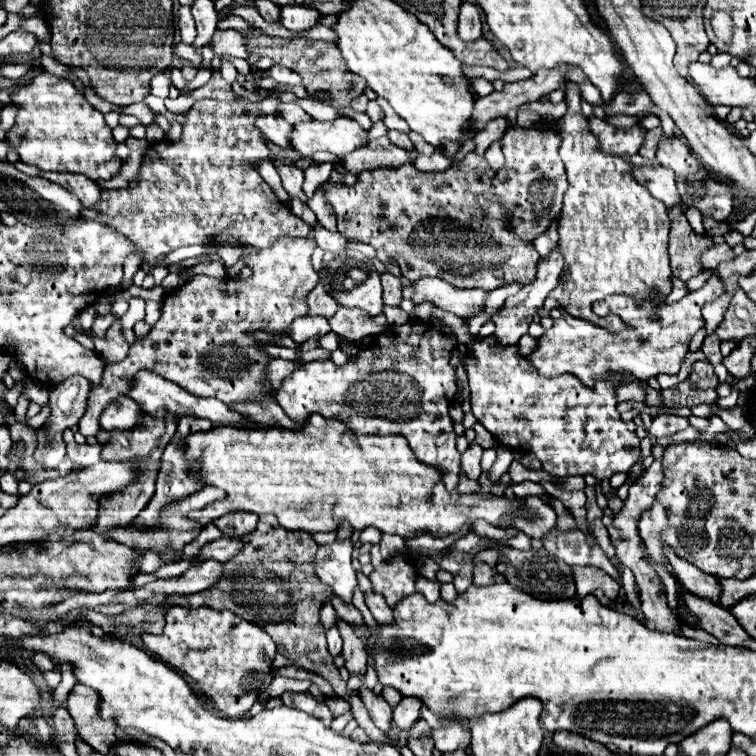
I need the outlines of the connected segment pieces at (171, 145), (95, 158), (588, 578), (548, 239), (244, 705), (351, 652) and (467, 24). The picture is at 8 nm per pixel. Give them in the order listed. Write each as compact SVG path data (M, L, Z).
M269 90L268 97L262 102L248 102L244 98L231 103L213 99L196 102L186 114L180 140L162 140L152 144L142 158L136 180L120 190L104 190L96 206L84 208L82 218L110 224L112 228L122 232L126 238L136 242L136 246L140 246L148 264L156 264L172 250L190 244L238 244L268 248L278 236L306 236L311 227L290 212L284 204L280 204L270 186L254 168L254 160L270 158L270 148L264 144L260 130L254 126L254 120L256 116L278 114L280 94L277 90Z
M42 72L32 84L22 86L12 94L12 104L18 108L16 124L8 130L6 140L18 152L20 162L38 166L40 170L58 170L84 174L90 180L112 178L120 172L122 162L116 158L116 142L98 112L70 82Z
M574 568L574 580L576 580L578 598L594 592L596 588L602 588L610 600L614 600L618 596L620 586L598 568Z
M552 222L552 226L544 234L540 234L532 244L542 258L548 258L550 252L558 248L558 222Z
M172 606L166 614L166 626L160 636L142 632L144 648L158 658L170 660L170 666L200 684L200 696L212 702L212 708L228 718L242 718L254 704L256 696L272 676L272 660L276 654L274 640L260 626L236 618L230 610L182 608Z
M338 620L338 630L342 634L344 640L344 648L342 648L342 658L344 658L344 668L350 674L366 674L366 666L368 666L368 656L364 652L364 646L360 642L360 638L354 634L354 630Z
M464 1L460 7L460 24L458 36L465 42L470 42L482 36L482 20L480 10L472 2Z

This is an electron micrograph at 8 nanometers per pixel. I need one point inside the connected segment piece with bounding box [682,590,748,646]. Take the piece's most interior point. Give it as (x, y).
(711, 618)

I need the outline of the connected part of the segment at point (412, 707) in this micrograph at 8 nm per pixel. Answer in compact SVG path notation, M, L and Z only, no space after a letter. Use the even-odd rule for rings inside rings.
M402 698L394 708L394 724L398 728L412 728L416 720L420 720L422 702L418 698Z

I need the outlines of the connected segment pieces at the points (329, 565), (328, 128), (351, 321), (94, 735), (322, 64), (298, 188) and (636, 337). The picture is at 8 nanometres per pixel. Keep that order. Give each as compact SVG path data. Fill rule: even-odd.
M336 540L332 544L318 546L314 554L316 576L326 582L336 596L344 602L352 602L352 592L358 584L356 572L352 566L352 540Z
M340 116L332 122L308 120L292 126L288 142L292 142L292 148L296 148L302 158L312 158L312 154L320 150L350 154L368 142L368 132L364 132L360 124L348 116Z
M344 306L338 308L338 312L329 319L329 323L332 326L332 332L348 342L360 342L369 336L377 337L390 327L383 313L368 316L360 310L344 308Z
M76 684L68 696L68 712L74 718L80 738L86 740L96 752L108 754L112 746L120 742L116 738L118 726L116 722L108 722L100 718L98 700L100 694L96 694L92 688L84 684Z
M250 24L250 32L242 32L242 38L248 42L248 54L268 56L268 58L272 58L274 64L284 64L290 70L298 72L302 76L302 84L308 90L308 96L312 100L316 100L318 92L328 92L332 96L330 102L338 108L344 108L344 106L350 106L350 102L366 90L366 82L360 76L348 76L348 70L344 70L344 58L340 58L340 50L336 50L334 42L308 40L308 38L300 38L300 36L294 36L294 38L270 36L252 24Z
M272 158L272 164L274 164L276 172L280 174L282 184L288 190L288 194L290 196L300 196L306 202L306 196L302 192L302 182L304 182L302 170L296 164L292 164L292 162L284 160L284 158Z
M712 276L704 288L690 292L676 304L642 304L636 306L630 296L608 296L604 302L594 306L596 314L618 314L628 326L630 332L610 334L604 328L594 326L588 320L562 316L554 322L550 330L546 330L540 340L536 340L536 348L528 354L528 360L538 368L538 372L546 378L560 376L560 374L574 374L584 382L584 386L592 386L596 380L606 380L618 386L620 378L616 374L632 374L636 380L648 380L658 374L678 374L680 364L688 352L690 338L704 326L702 306L708 300L718 298L724 292L724 284L718 276ZM652 316L658 316L654 320Z

